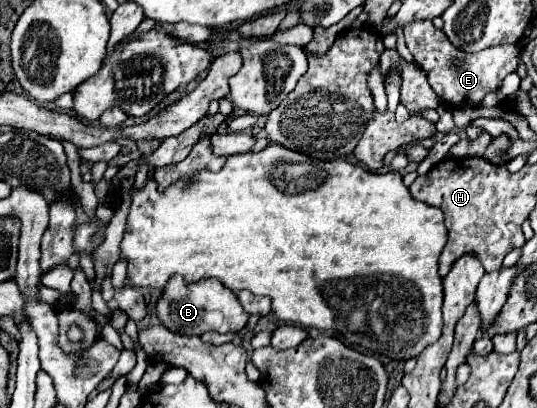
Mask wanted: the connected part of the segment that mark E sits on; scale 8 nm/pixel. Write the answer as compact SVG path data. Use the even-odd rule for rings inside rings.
M428 19L408 23L404 27L404 35L406 45L418 65L426 65L426 71L434 73L434 91L452 105L454 101L468 101L472 107L480 105L484 95L496 91L504 77L518 68L518 45L498 45L478 53L462 53L454 49L450 41L446 41L446 35L440 29L434 29L432 21Z

